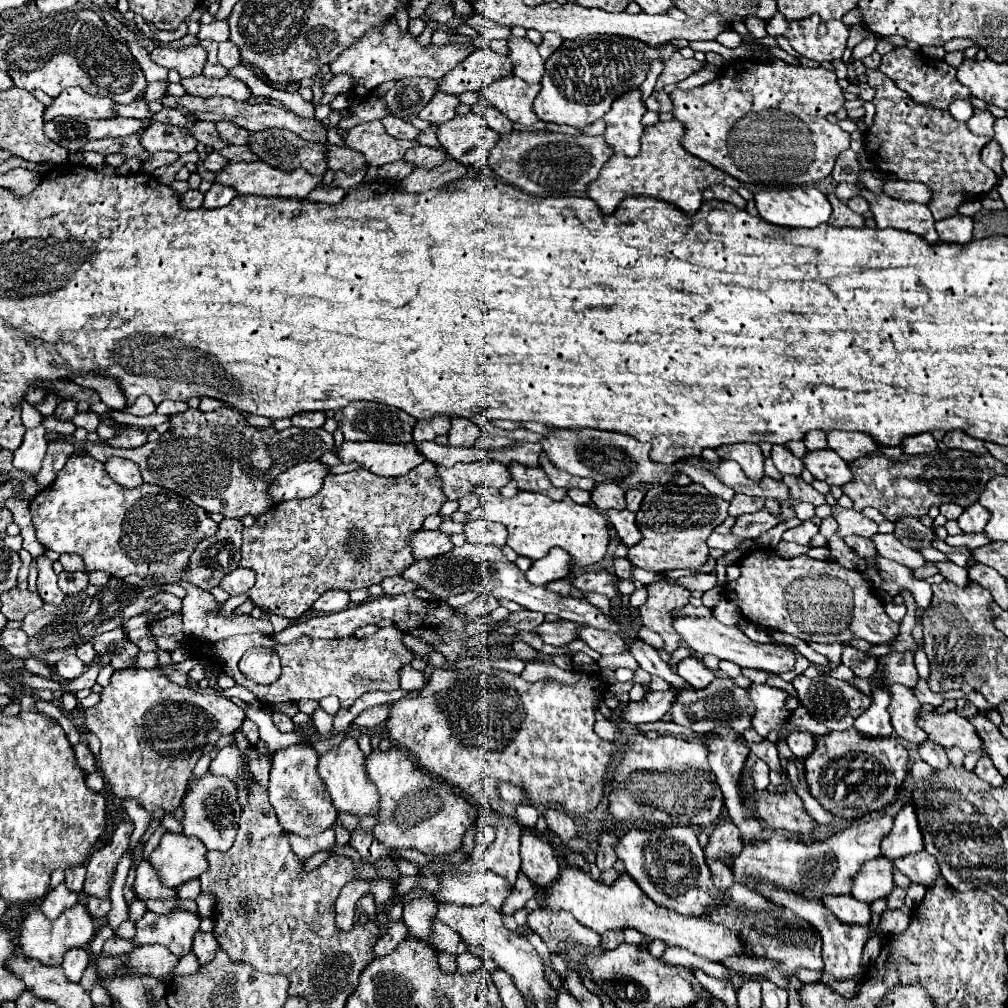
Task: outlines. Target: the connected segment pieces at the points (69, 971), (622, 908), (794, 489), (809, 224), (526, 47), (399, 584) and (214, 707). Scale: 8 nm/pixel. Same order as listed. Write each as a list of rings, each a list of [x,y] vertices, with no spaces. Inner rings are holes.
[[[73,948],[73,950],[65,952],[65,960],[61,964],[65,970],[65,976],[71,982],[79,982],[87,968],[87,960],[89,960],[89,952],[85,948]]]
[[[565,866],[555,884],[545,886],[543,892],[545,898],[541,900],[541,908],[547,910],[565,910],[575,916],[575,920],[587,928],[591,928],[597,934],[605,934],[607,930],[625,930],[625,928],[635,928],[641,934],[653,938],[653,940],[663,940],[669,946],[685,948],[697,956],[703,956],[707,960],[719,962],[727,956],[737,956],[745,952],[743,944],[735,934],[731,934],[727,928],[709,922],[703,916],[681,915],[665,908],[657,908],[653,900],[649,900],[641,888],[637,888],[637,882],[627,874],[619,874],[615,884],[607,886],[603,882],[595,882],[593,876],[587,870]]]
[[[785,476],[783,482],[789,486],[789,490],[791,490],[791,498],[793,498],[793,500],[799,500],[799,502],[811,502],[813,506],[821,506],[821,504],[825,504],[825,496],[819,494],[813,486],[809,486],[807,482],[803,482],[801,478]]]
[[[787,186],[755,194],[759,216],[769,224],[789,228],[813,228],[831,216],[831,204],[813,186]]]
[[[509,38],[509,58],[515,64],[515,76],[529,84],[541,82],[545,72],[545,60],[539,56],[537,46],[529,38]]]
[[[393,576],[393,578],[385,578],[381,582],[385,594],[409,594],[409,592],[415,592],[417,590],[417,584],[405,580],[403,576]]]
[[[127,668],[115,670],[111,676],[111,684],[103,688],[99,704],[85,710],[85,726],[101,740],[101,754],[99,754],[99,770],[111,784],[113,792],[121,800],[137,798],[147,812],[155,812],[163,808],[167,812],[175,812],[181,804],[181,798],[187,788],[187,780],[203,756],[205,748],[215,746],[215,742],[225,736],[233,734],[241,728],[245,712],[235,706],[229,698],[217,694],[197,694],[187,686],[179,686],[167,678],[163,670],[141,670],[141,668]]]

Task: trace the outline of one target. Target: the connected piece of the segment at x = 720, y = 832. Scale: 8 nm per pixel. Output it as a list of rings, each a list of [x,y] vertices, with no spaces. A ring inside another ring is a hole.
[[[723,818],[709,836],[709,844],[705,846],[705,856],[719,858],[725,864],[729,864],[731,856],[737,856],[741,848],[743,848],[743,840],[737,826],[729,818]]]

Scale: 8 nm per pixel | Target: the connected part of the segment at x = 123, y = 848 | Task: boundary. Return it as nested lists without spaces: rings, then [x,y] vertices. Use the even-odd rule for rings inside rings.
[[[130,822],[120,823],[109,840],[109,844],[91,854],[87,862],[87,880],[83,888],[87,896],[95,896],[95,898],[109,896],[115,868],[128,849],[133,830],[134,827]]]

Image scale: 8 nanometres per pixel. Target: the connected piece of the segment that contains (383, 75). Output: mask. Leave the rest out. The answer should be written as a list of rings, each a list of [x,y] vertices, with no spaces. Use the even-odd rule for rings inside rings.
[[[389,18],[387,24],[379,24],[377,28],[371,28],[353,44],[353,48],[347,48],[333,64],[331,72],[333,74],[349,74],[353,78],[353,94],[359,98],[369,96],[377,86],[389,80],[401,80],[407,76],[427,76],[441,80],[447,72],[451,72],[461,60],[465,60],[475,46],[471,42],[467,44],[443,44],[443,46],[421,46],[415,36],[409,32],[401,32],[399,24],[395,18]]]

